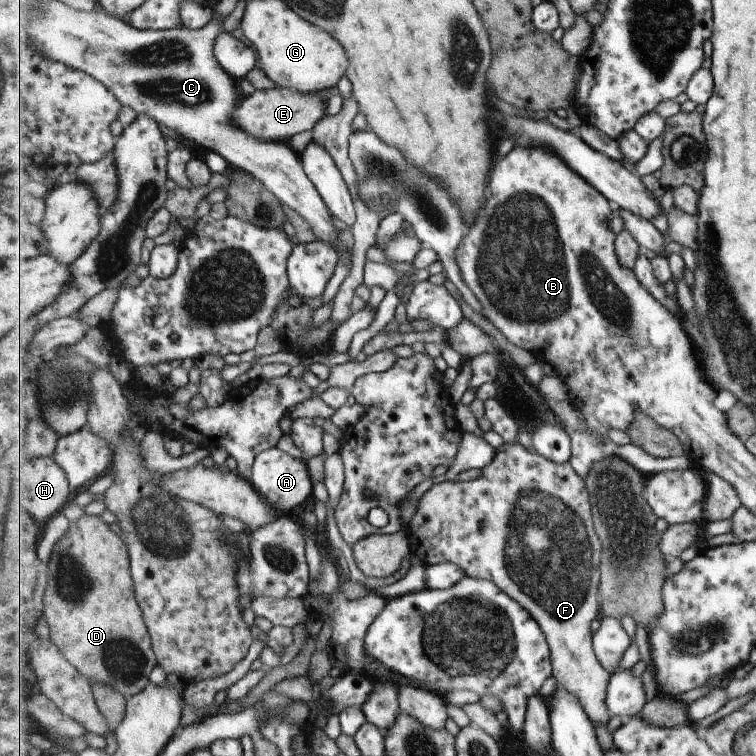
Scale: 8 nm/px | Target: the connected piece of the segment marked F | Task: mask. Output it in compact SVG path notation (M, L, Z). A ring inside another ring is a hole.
M507 444L499 447L495 460L483 469L483 476L477 480L470 481L443 481L432 486L429 492L419 501L419 508L417 514L413 516L411 524L408 527L409 546L411 546L411 555L417 555L417 558L427 566L437 566L443 563L453 563L460 566L467 574L467 577L477 579L489 580L496 583L501 590L505 591L511 598L517 600L524 606L540 623L541 628L547 635L550 649L552 650L553 676L555 676L559 683L567 690L572 691L581 699L581 704L588 711L589 718L592 718L594 726L601 726L607 724L611 718L611 712L608 708L608 686L609 681L612 680L612 674L605 668L604 663L596 655L596 649L593 646L593 620L601 619L601 605L600 605L600 580L602 577L602 560L601 556L604 553L604 546L602 545L600 535L597 534L594 523L594 514L592 511L592 498L590 497L588 486L584 478L577 474L573 468L572 462L565 462L565 464L557 464L542 454L531 452L527 450L523 444Z

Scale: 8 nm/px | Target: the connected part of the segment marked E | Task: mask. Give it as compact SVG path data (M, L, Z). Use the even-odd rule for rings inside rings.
M285 87L255 90L252 95L243 97L237 110L233 112L233 118L236 119L237 126L253 134L253 138L286 143L291 136L296 138L301 132L315 130L320 120L328 116L326 112L328 99L329 97L324 94L303 93Z

